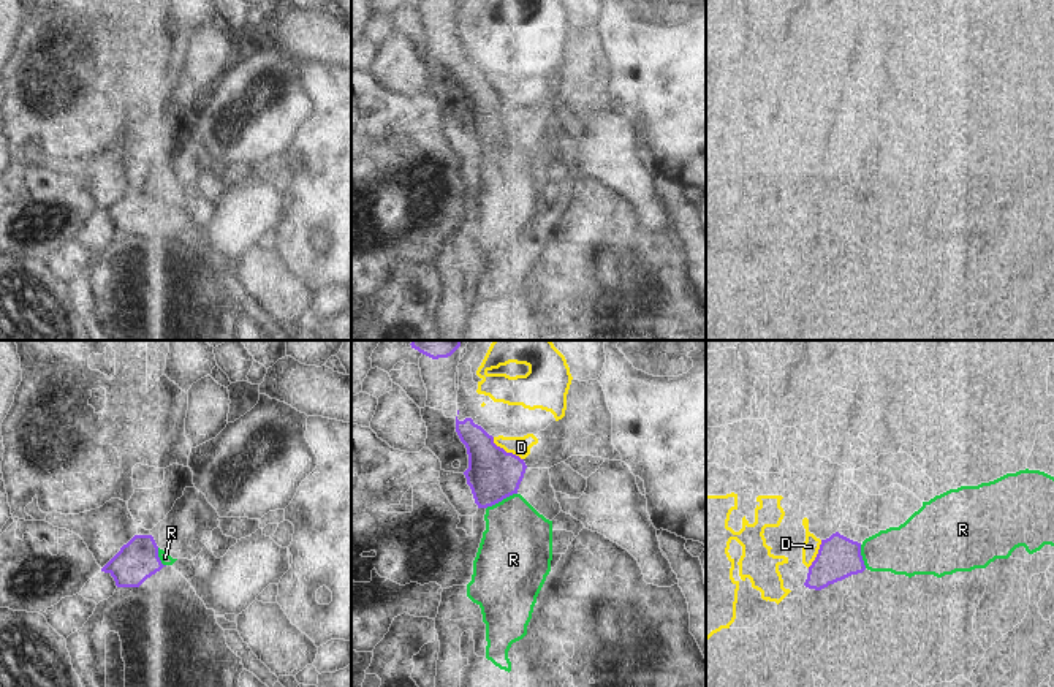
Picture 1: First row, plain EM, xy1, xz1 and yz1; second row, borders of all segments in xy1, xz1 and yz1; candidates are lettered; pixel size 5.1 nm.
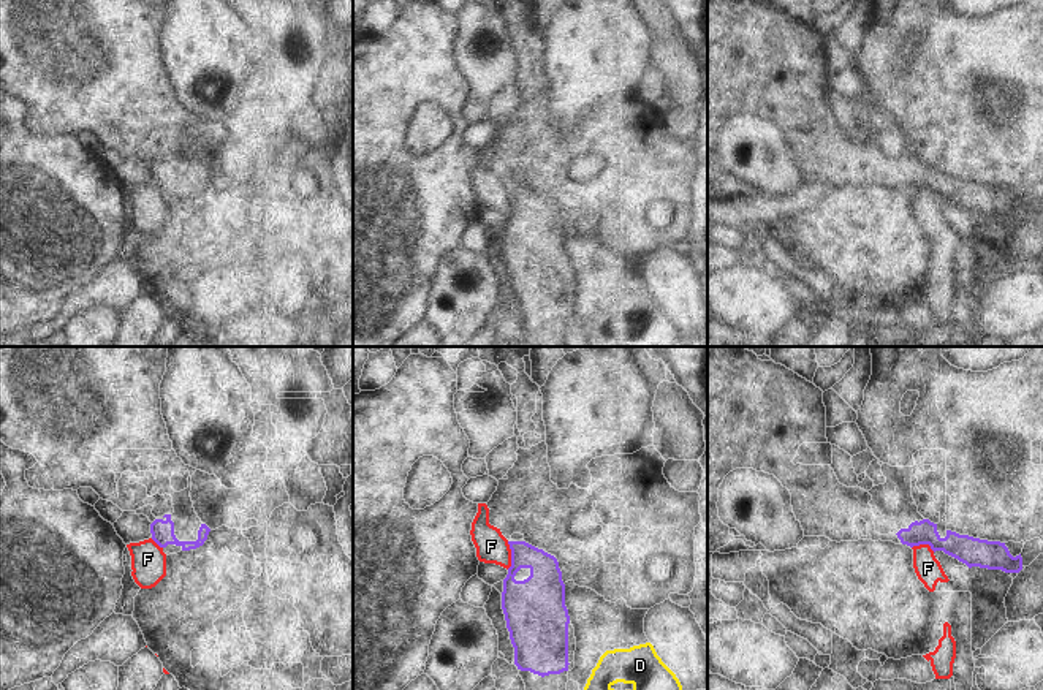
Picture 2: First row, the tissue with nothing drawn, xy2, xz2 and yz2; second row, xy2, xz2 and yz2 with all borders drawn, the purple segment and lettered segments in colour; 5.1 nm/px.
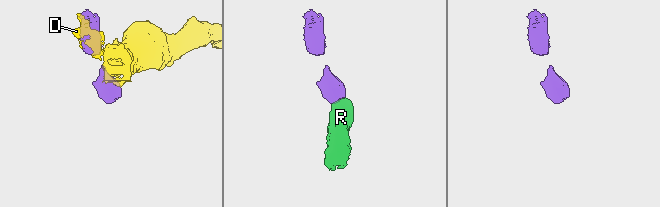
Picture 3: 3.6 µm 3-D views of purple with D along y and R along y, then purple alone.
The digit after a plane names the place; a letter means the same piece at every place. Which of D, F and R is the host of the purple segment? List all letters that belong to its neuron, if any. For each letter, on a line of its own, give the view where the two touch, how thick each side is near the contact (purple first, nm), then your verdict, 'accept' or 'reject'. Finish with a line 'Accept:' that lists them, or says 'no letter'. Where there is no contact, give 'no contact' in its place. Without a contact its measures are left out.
D: xz1 | 260/100 nm | reject
F: xz2 | 240/160 nm | reject
R: xz1 | 260/360 nm | accept
Accept: R

